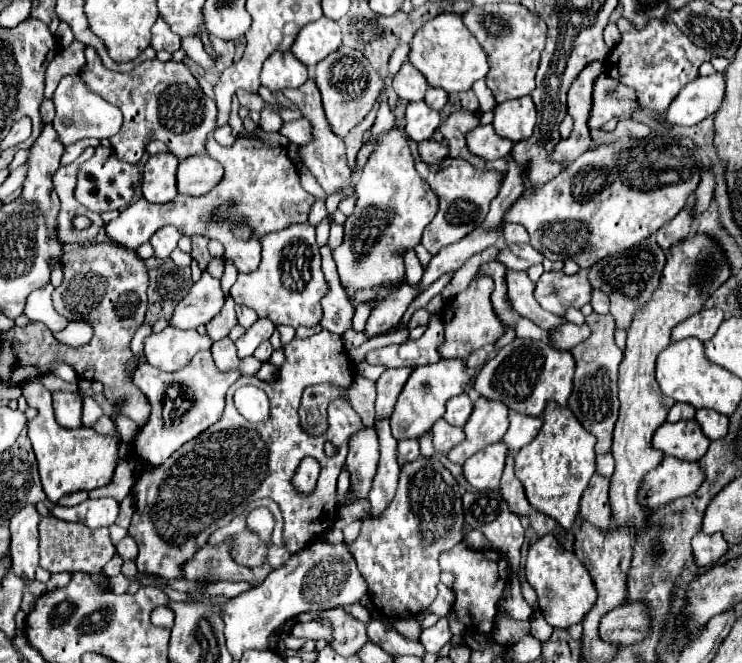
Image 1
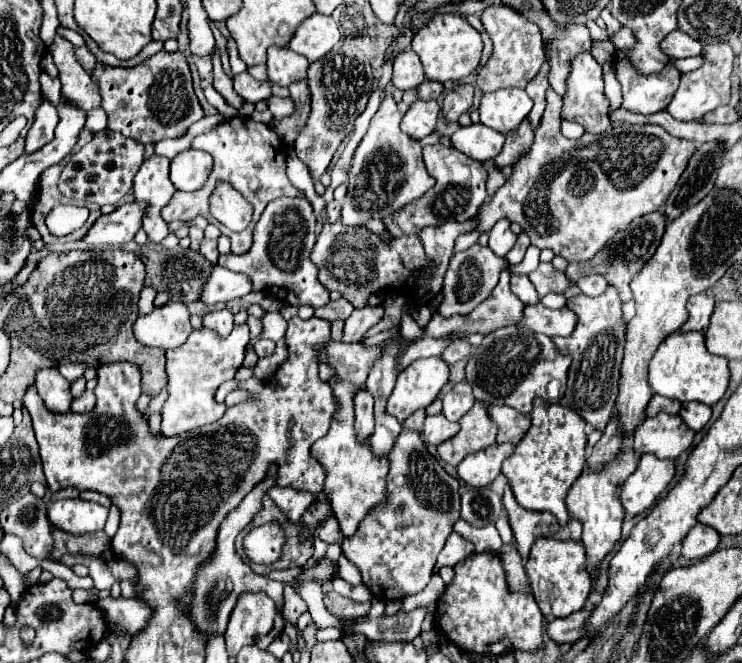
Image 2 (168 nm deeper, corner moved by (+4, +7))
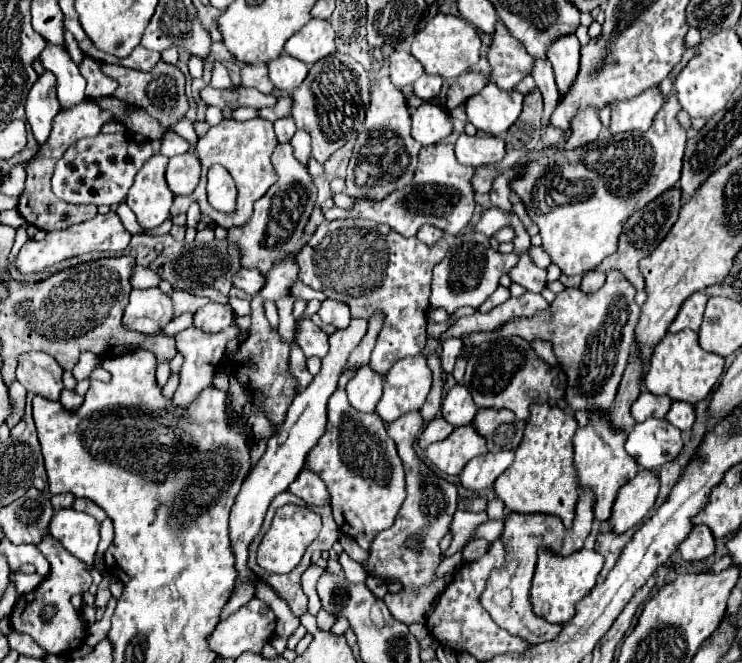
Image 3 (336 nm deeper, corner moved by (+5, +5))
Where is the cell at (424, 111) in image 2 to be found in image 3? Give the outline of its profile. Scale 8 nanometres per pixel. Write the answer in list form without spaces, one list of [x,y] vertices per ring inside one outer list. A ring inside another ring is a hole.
[[[424,102],[412,114],[412,138],[422,146],[432,146],[452,134],[452,120],[444,108]]]

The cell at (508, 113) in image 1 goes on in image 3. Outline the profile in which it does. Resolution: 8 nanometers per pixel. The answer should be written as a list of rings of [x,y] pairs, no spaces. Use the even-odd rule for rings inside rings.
[[[488,84],[478,94],[470,96],[470,100],[466,100],[464,110],[468,122],[472,122],[476,130],[498,136],[518,120],[522,112],[522,100],[524,96],[516,90],[506,92],[496,84]]]

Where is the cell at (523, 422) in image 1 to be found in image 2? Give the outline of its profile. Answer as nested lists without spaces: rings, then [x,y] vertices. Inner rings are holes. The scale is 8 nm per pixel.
[[[489,406],[489,416],[491,420],[499,426],[499,434],[497,434],[497,442],[511,442],[517,444],[525,432],[529,430],[529,416],[519,414],[515,408],[511,406]]]

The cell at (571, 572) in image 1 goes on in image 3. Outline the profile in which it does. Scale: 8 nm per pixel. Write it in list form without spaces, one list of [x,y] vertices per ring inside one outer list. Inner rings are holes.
[[[586,548],[574,552],[568,558],[554,556],[550,552],[540,552],[530,588],[530,602],[534,614],[550,624],[566,624],[574,616],[574,604],[594,588],[602,566],[604,558],[598,552]]]

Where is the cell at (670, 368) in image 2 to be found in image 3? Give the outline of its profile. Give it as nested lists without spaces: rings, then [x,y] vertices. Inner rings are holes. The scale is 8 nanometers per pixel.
[[[682,330],[678,334],[668,332],[652,350],[650,366],[644,376],[644,386],[658,396],[668,396],[670,400],[682,400],[696,404],[704,400],[724,370],[724,358],[704,352],[698,344],[698,334],[692,330]]]

